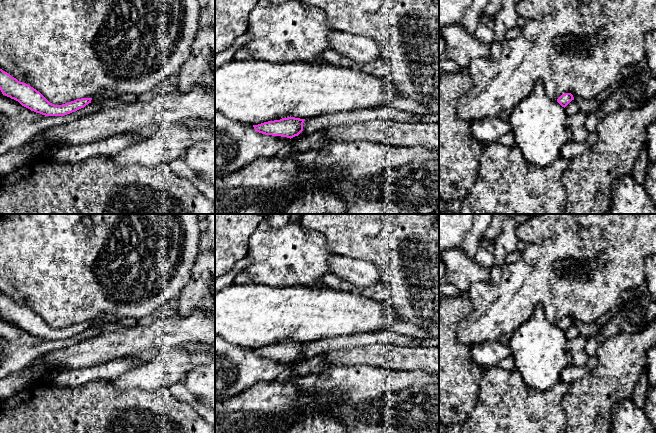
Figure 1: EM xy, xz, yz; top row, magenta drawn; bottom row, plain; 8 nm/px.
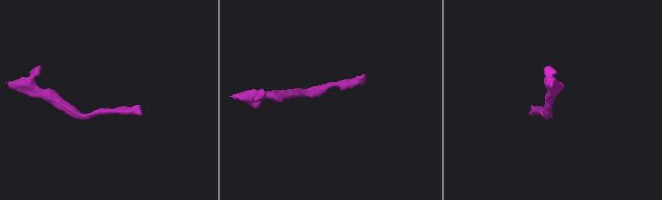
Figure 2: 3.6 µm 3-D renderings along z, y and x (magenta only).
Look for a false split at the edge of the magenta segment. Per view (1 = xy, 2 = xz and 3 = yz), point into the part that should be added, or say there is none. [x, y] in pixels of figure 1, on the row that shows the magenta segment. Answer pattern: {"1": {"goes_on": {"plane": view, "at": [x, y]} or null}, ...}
{"1": {"goes_on": null}, "2": {"goes_on": null}, "3": {"goes_on": null}}

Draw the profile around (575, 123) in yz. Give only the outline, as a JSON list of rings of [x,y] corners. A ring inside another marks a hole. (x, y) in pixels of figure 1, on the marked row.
[[[579,110],[577,113],[568,116],[566,119],[567,128],[571,131],[572,140],[584,142],[587,139],[589,131],[585,127],[588,114]]]

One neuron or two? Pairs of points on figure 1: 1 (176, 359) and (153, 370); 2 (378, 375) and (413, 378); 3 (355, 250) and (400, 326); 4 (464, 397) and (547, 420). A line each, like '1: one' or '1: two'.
1: one
2: one
3: two
4: two

